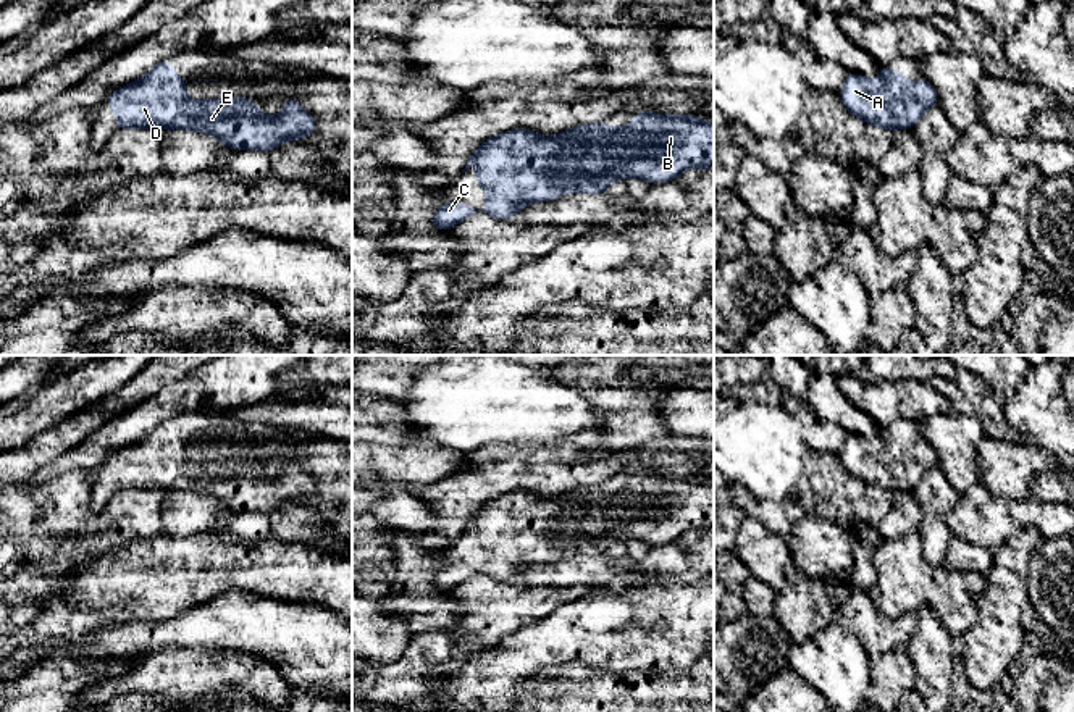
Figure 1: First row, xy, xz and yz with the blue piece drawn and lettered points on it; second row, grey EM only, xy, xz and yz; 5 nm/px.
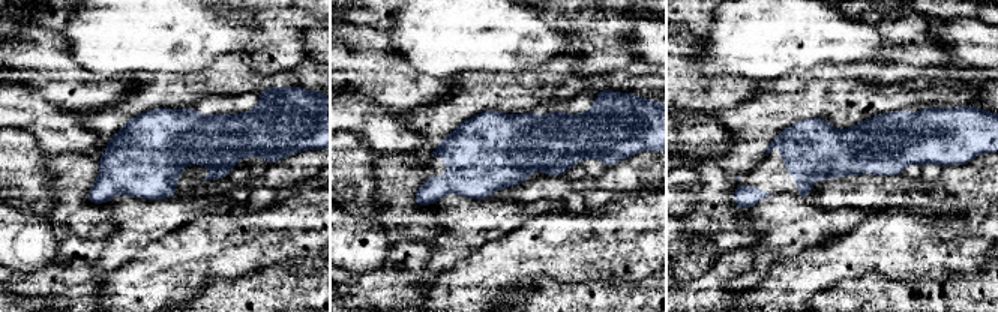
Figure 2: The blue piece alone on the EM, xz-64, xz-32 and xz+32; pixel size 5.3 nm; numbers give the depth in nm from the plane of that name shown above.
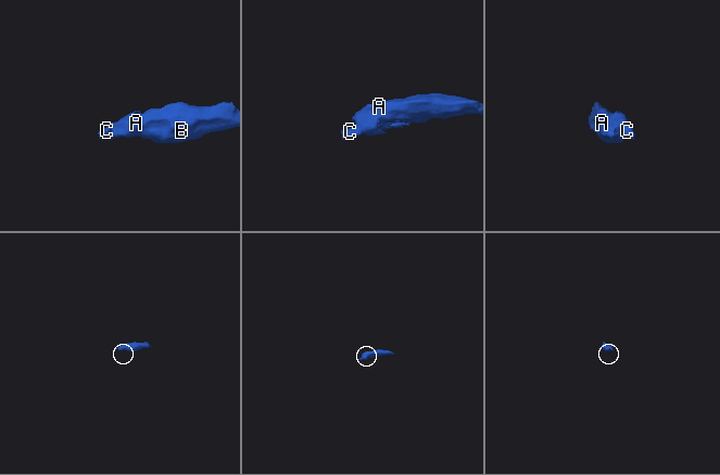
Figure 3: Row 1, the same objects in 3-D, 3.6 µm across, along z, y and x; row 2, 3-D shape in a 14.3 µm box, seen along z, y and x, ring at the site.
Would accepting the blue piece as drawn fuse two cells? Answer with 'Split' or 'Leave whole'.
Leave whole

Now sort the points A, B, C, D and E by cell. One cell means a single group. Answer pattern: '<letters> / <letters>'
A B C D E

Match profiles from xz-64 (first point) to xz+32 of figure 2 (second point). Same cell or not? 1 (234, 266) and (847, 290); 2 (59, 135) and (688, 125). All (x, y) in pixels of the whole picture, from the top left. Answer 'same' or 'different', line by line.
1: different
2: same

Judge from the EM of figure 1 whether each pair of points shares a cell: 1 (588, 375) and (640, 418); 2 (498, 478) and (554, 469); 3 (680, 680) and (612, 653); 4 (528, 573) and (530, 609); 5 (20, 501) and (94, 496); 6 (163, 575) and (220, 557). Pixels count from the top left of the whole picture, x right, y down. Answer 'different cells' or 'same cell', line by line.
1: same cell
2: same cell
3: different cells
4: different cells
5: different cells
6: same cell

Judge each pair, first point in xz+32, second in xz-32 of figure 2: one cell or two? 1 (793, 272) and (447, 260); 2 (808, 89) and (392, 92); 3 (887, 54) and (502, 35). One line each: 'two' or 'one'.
1: two
2: two
3: two

